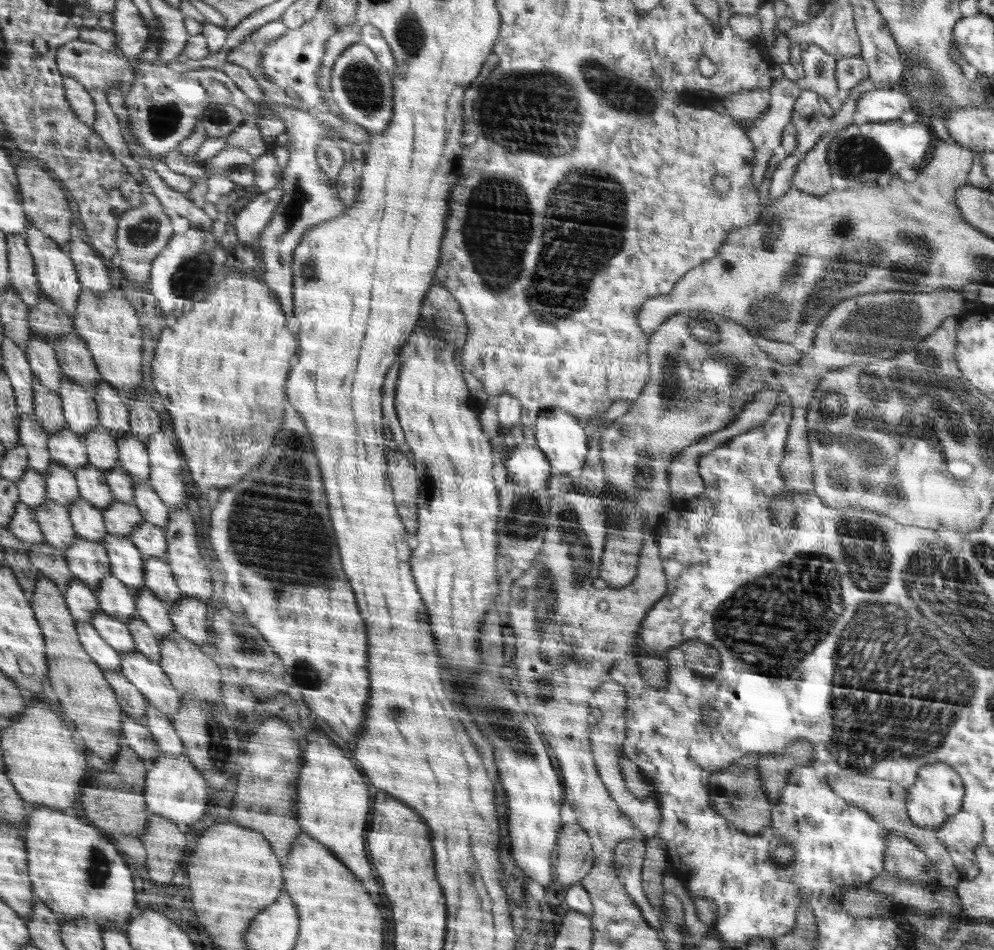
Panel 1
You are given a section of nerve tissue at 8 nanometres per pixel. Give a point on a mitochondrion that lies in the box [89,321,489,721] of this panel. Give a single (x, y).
(287, 542)

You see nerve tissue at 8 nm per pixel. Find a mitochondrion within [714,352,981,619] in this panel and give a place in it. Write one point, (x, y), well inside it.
(828, 399)

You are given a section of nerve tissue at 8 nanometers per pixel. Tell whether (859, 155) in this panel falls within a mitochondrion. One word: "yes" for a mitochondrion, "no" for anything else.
yes

